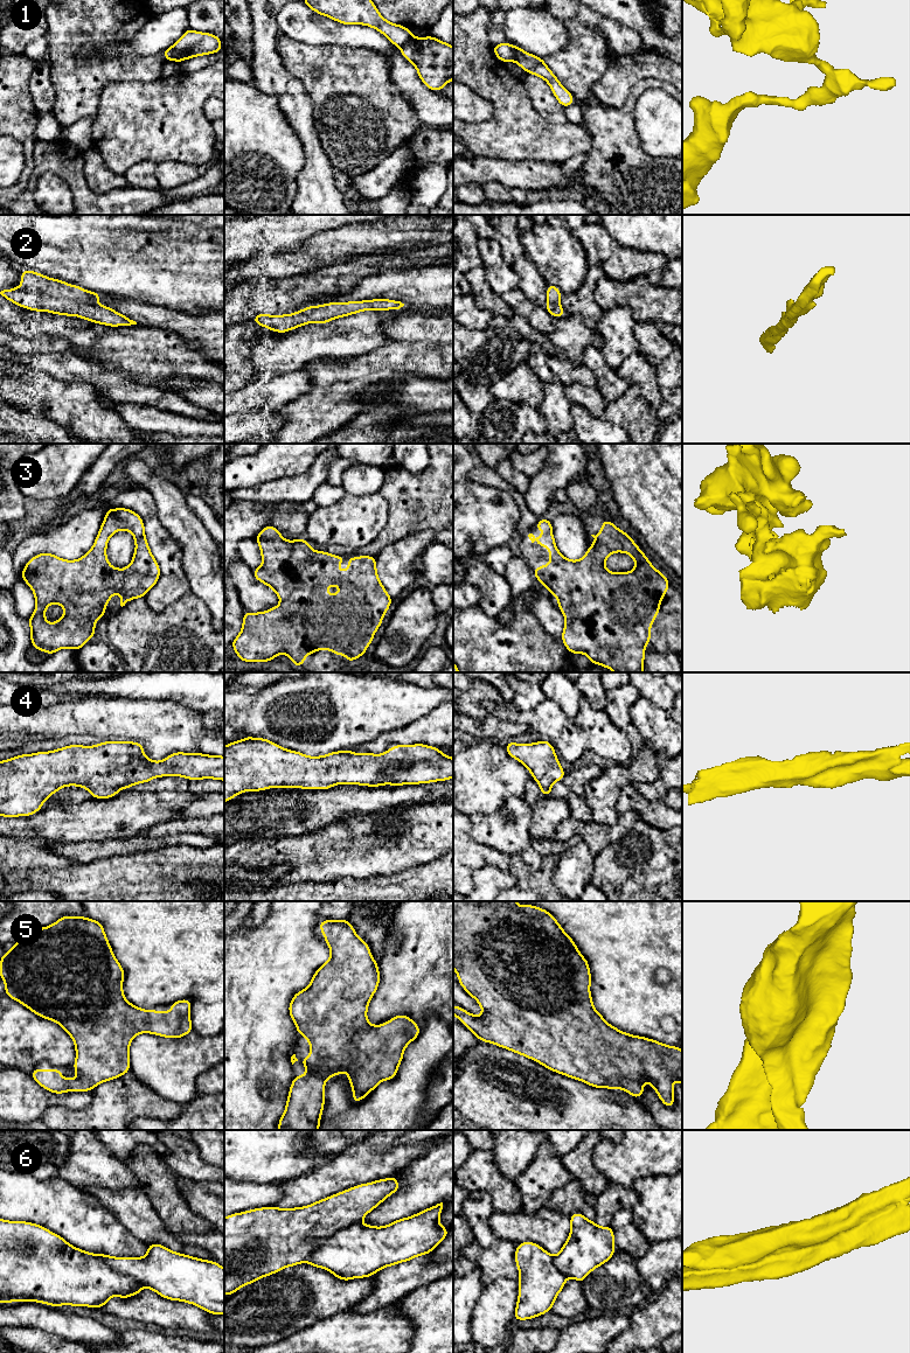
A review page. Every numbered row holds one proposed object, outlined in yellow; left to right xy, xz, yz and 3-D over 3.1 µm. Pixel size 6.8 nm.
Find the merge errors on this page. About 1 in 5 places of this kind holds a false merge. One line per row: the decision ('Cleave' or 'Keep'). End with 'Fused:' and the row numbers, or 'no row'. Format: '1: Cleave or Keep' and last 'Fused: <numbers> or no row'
1: Cleave
2: Keep
3: Keep
4: Keep
5: Keep
6: Cleave
Fused: 1, 6

